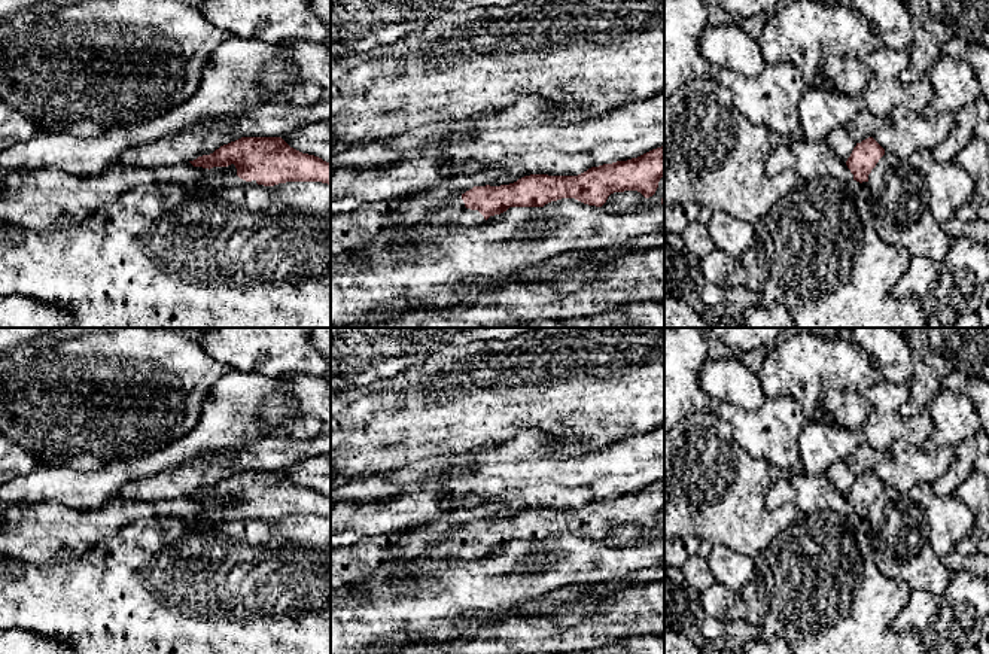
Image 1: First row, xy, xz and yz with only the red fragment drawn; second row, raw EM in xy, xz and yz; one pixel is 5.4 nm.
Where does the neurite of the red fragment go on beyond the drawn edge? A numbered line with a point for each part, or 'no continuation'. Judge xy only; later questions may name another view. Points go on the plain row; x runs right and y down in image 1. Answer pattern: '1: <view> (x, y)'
1: xy (225, 513)

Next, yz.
1: yz (860, 523)

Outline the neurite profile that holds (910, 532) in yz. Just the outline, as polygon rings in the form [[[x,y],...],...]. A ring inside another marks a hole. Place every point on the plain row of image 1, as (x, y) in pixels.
[[[926,481],[915,484],[907,492],[885,486],[868,508],[870,541],[876,566],[882,575],[906,582],[910,590],[926,590],[932,594],[946,591],[952,572],[943,565],[943,557],[955,551],[959,541],[976,526],[973,511],[953,495],[938,496]]]

